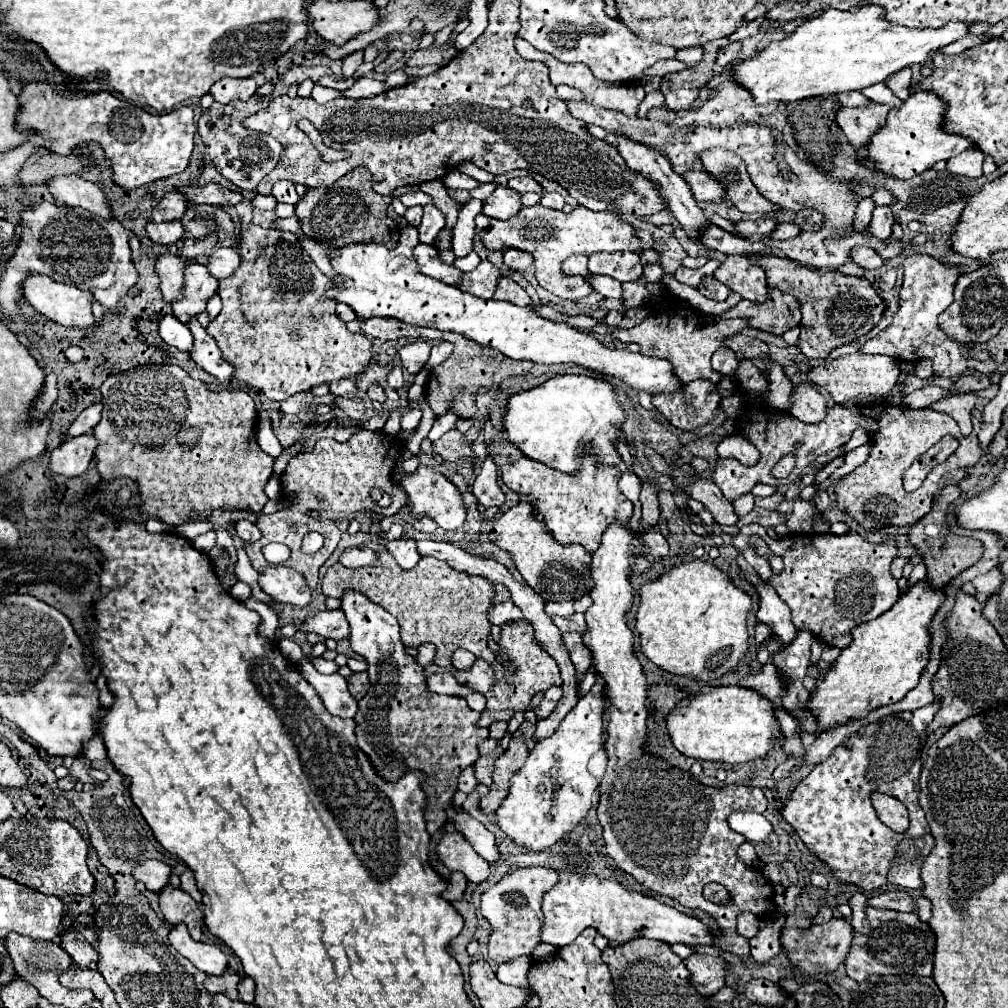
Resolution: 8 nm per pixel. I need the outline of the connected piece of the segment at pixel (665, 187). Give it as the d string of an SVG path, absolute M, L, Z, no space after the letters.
M618 135L618 153L622 155L622 159L626 161L626 165L628 165L632 171L638 171L638 173L644 175L650 183L656 183L656 189L660 191L660 199L664 199L664 205L672 211L672 215L678 219L678 223L686 229L688 237L690 237L694 243L698 243L696 237L698 237L698 235L702 233L702 229L706 227L708 219L704 217L702 209L700 209L698 203L694 201L694 197L692 197L692 193L690 193L690 187L688 187L688 183L684 181L684 177L672 171L670 161L668 161L662 153L658 153L656 149L644 147L642 143L636 143L636 141L630 141L630 139L626 139L624 135Z

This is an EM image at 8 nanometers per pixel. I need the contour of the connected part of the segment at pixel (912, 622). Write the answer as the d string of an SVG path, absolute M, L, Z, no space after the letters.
M920 581L902 593L890 611L852 629L852 643L830 667L820 671L816 689L806 703L806 709L812 709L822 731L840 727L852 719L864 719L870 711L900 701L918 685L920 673L928 663L928 623L942 601L942 589L928 589L928 583Z

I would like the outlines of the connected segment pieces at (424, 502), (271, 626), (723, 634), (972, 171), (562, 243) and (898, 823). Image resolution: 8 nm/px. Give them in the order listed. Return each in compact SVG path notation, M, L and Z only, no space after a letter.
M420 463L420 467L416 469L414 475L406 475L400 481L400 487L408 493L408 507L412 509L412 515L422 515L424 513L430 519L434 519L446 531L462 527L462 523L466 519L466 509L462 505L458 489L444 475L440 475L440 473L436 473L430 467Z
M250 597L244 605L246 605L248 609L254 609L254 611L260 613L260 617L262 617L260 635L264 635L264 637L268 637L268 639L274 639L274 633L276 633L276 629L278 629L278 617L276 617L276 613L274 613L266 603L262 603L262 601L254 599L254 597Z
M692 561L672 567L656 581L638 589L640 605L634 615L640 651L662 671L710 681L728 673L748 649L746 617L750 597L710 563Z
M970 147L962 151L958 157L948 159L948 171L966 177L982 177L982 163L984 155L976 147Z
M540 203L534 207L524 207L508 221L498 221L492 217L484 217L482 213L476 215L476 233L486 245L488 251L506 251L506 249L520 249L534 257L536 279L542 289L554 293L562 299L580 299L592 293L592 287L586 283L584 277L566 277L560 273L560 263L574 253L592 255L592 253L614 253L614 251L642 251L642 243L634 235L634 229L626 223L618 221L616 213L594 213L586 207L576 207L570 215L564 211L546 209Z
M874 793L872 805L874 805L879 819L893 831L904 833L908 829L910 824L908 811L898 799Z

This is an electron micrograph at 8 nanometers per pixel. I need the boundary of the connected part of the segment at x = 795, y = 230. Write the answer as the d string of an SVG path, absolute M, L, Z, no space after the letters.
M780 223L768 237L770 239L792 239L800 233L800 227L794 223Z

